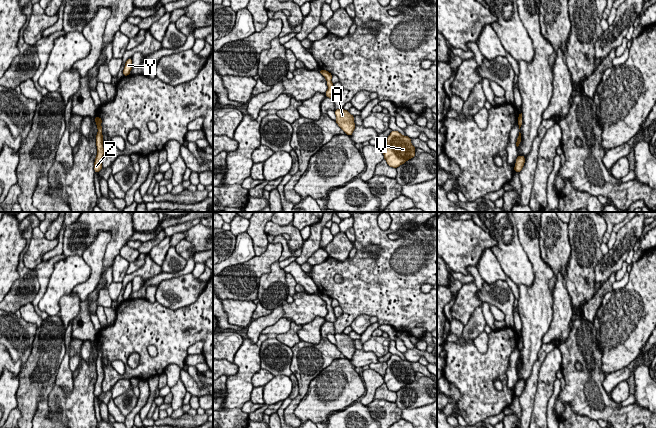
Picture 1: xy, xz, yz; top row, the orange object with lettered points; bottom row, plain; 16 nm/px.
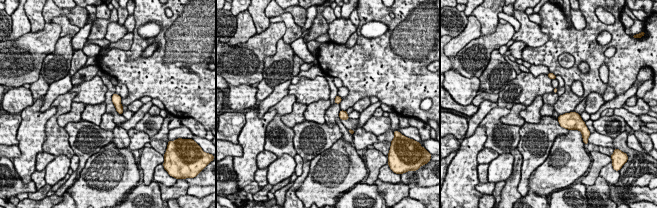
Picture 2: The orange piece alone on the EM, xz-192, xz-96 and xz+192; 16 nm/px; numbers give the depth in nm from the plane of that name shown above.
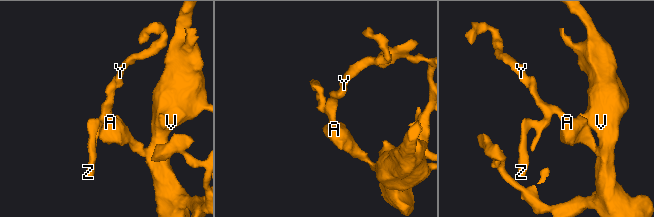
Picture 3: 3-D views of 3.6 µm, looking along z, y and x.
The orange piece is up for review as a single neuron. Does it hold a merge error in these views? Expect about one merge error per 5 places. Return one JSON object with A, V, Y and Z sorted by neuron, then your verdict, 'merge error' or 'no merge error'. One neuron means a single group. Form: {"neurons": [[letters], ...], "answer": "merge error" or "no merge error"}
{"neurons": [["A", "V", "Y", "Z"]], "answer": "no merge error"}

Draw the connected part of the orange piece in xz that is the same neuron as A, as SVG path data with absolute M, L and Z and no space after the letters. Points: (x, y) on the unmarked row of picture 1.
M343 332L335 334L335 339L335 345L341 354L343 354L345 358L351 360L356 350L354 347L354 340L351 339L348 334L344 334Z

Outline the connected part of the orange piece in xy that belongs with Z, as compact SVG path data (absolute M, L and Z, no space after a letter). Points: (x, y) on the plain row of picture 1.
M95 341L95 346L97 349L97 359L96 359L96 370L97 370L97 379L94 386L94 395L98 397L102 391L102 381L104 379L104 372L103 372L103 359L102 359L102 343L99 341Z

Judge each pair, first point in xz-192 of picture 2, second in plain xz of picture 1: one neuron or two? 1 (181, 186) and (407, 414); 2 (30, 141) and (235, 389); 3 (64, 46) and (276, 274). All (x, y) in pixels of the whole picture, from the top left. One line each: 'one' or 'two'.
1: two
2: one
3: one

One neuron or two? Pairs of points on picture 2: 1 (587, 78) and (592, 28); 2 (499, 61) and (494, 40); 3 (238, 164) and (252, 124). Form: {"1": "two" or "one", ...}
{"1": "one", "2": "two", "3": "one"}

